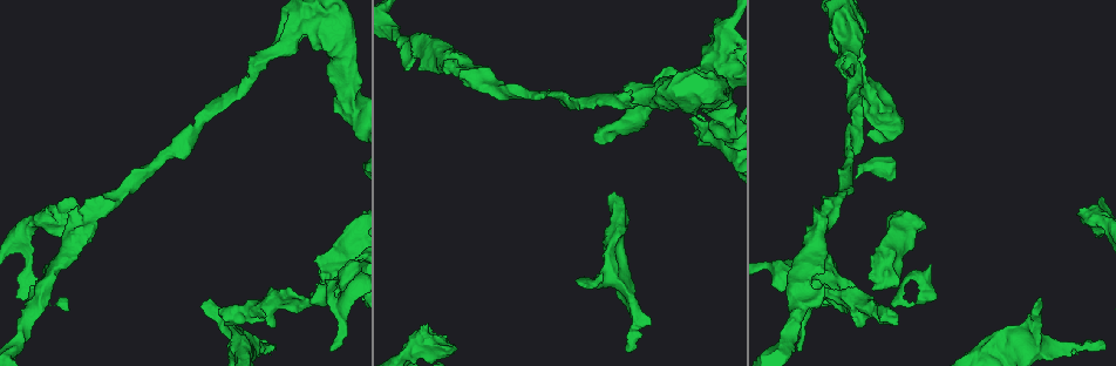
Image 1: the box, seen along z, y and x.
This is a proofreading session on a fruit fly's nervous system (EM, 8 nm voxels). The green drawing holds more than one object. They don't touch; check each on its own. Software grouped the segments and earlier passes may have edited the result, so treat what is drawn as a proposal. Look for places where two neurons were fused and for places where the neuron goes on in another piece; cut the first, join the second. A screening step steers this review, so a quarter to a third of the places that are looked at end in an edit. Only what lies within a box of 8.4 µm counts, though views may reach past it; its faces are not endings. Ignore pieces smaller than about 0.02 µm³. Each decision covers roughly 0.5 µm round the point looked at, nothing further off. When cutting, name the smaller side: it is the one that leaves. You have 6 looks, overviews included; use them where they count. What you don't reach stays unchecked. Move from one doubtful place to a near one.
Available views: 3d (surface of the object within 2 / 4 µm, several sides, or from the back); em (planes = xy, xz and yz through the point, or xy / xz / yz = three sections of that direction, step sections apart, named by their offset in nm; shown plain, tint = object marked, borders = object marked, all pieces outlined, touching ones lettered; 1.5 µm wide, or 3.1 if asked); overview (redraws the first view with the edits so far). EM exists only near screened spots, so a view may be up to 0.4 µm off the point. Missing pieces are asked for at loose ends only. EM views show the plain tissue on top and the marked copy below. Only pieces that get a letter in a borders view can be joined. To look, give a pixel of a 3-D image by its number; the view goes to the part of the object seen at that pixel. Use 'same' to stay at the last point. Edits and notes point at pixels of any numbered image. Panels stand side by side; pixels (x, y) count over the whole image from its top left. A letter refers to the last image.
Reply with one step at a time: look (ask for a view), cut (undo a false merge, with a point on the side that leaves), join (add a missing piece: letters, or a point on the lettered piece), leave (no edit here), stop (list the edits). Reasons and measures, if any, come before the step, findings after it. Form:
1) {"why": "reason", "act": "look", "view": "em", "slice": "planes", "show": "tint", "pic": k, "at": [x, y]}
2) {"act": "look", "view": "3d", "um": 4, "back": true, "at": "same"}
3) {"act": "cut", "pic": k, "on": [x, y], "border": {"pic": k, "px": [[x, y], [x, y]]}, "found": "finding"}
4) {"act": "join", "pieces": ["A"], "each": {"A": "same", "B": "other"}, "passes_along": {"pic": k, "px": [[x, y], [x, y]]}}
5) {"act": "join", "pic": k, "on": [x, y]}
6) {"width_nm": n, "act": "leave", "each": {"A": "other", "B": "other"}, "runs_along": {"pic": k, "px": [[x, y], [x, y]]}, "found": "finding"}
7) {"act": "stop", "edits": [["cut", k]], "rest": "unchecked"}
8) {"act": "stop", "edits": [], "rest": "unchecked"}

{"why": "free end", "act": "look", "view": "em", "slice": "planes", "show": "borders", "pic": 1, "at": [1034, 306]}

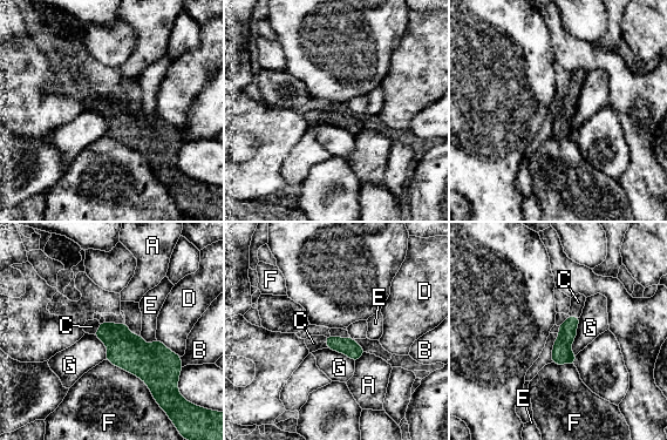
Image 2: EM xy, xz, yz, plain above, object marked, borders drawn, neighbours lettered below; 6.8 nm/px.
{"act": "join", "pieces": ["C"], "each": {"A": "other", "B": "other", "C": "same", "D": "other", "E": "other", "F": "other", "G": "other"}, "passes_along": {"pic": 2, "px": [[347, 346], [326, 343], [313, 343]]}, "found": "it goes on there"}

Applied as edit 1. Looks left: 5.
{"act": "look", "view": "3d", "um": 4, "pic": 1, "at": [596, 140]}

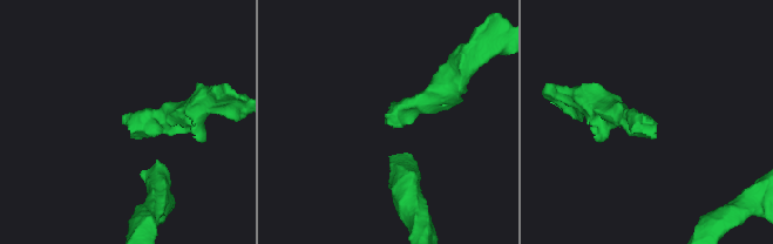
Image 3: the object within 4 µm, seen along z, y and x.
{"why": "now the EM", "act": "look", "view": "em", "slice": "planes", "show": "borders", "pic": 3, "at": [125, 120]}

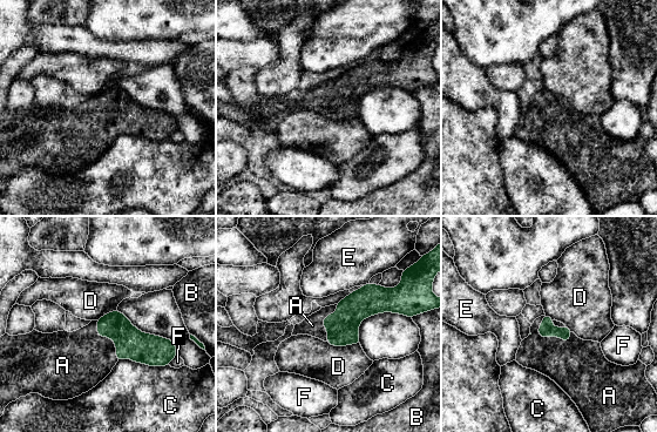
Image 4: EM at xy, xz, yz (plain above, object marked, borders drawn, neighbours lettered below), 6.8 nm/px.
{"act": "join", "pieces": ["A"], "each": {"A": "same", "B": "other", "C": "other", "D": "other", "E": "other", "F": "other"}, "passes_along": {"pic": 4, "px": [[546, 329], [554, 336], [575, 365]]}, "found": "the neuron continues"}

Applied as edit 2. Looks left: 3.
{"why": "sharp bend", "act": "look", "view": "em", "slice": "planes", "show": "borders", "pic": 1, "at": [414, 45]}

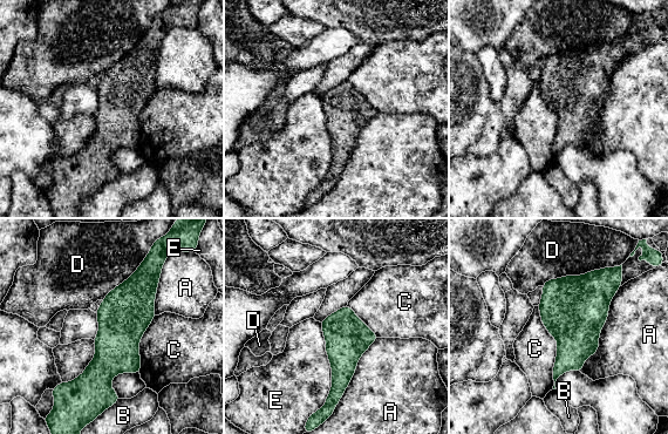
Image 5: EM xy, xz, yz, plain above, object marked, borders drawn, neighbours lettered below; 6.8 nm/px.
{"act": "leave", "each": {"A": "other", "B": "other", "C": "other", "D": "other", "E": "other"}, "runs_along": {"pic": 5, "px": [[141, 269], [106, 365], [108, 400]]}, "found": "continuous, no second neuron"}

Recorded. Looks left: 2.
{"act": "stop", "edits": [["join", 2], ["join", 4]], "rest": "unchecked"}

